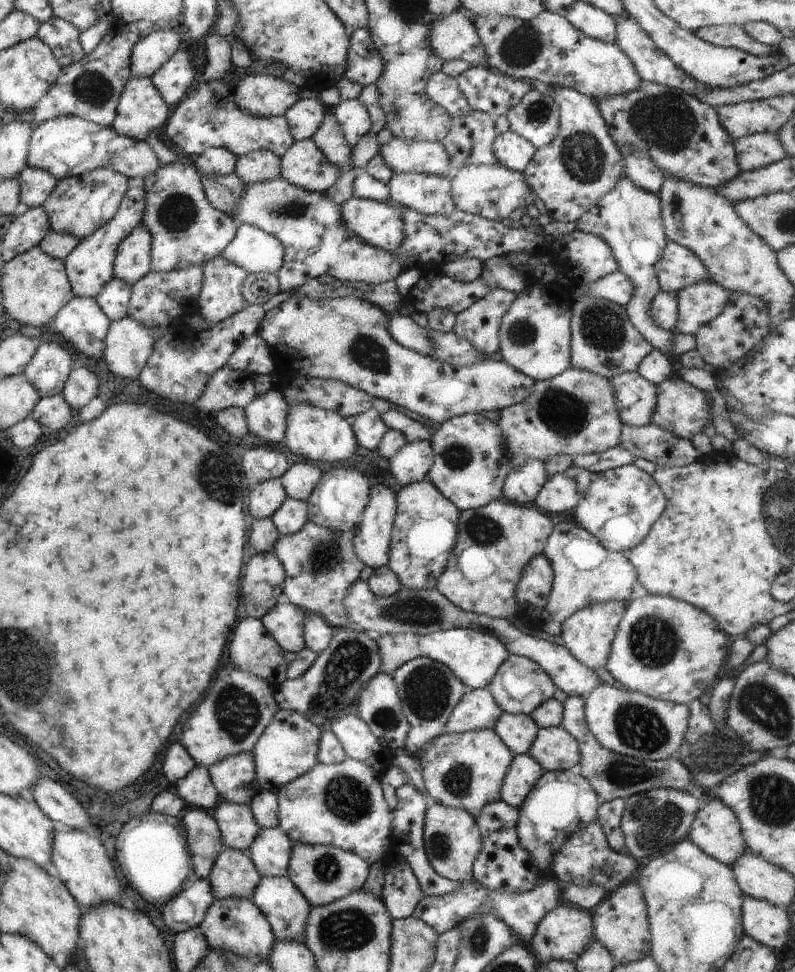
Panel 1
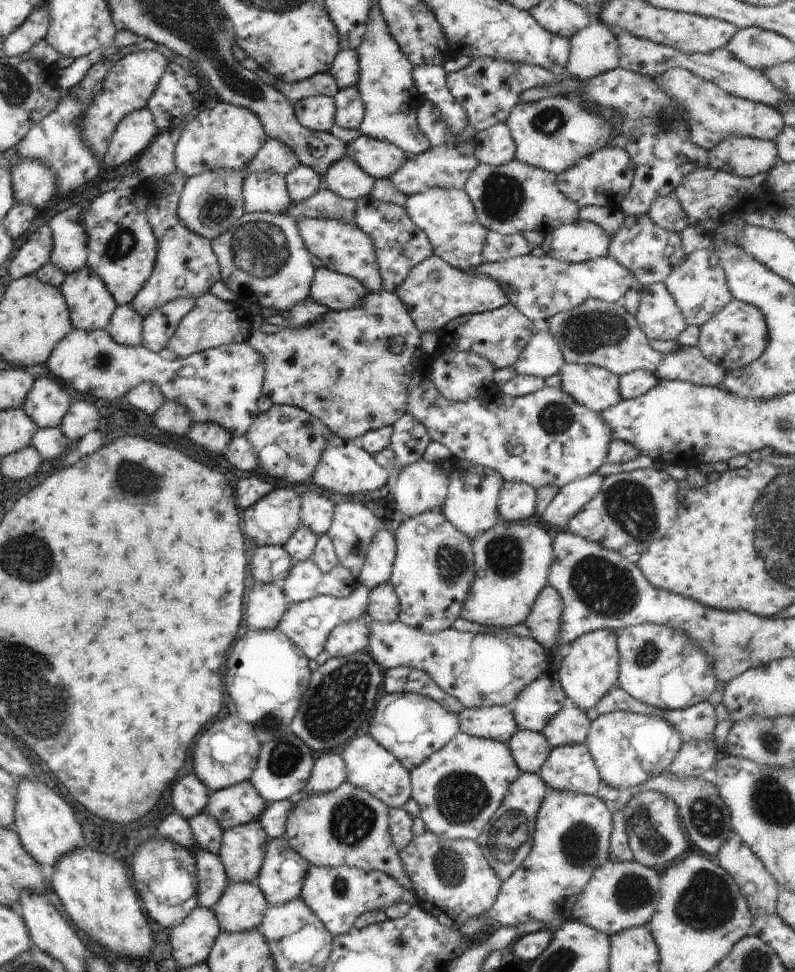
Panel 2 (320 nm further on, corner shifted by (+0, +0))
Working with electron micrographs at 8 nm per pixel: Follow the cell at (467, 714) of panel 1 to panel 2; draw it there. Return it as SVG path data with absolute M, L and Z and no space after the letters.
M509 707L461 709L457 715L460 732L472 737L505 743L518 730Z

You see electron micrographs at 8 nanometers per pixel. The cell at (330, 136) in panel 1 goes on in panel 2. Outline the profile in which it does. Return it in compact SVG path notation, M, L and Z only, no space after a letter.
M343 156L330 164L322 176L322 184L338 197L356 201L358 198L369 196L374 179L353 164L352 160Z

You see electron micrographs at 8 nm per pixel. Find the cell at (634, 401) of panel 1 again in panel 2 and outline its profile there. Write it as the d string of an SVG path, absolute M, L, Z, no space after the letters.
M563 363L559 367L558 387L577 404L599 413L620 400L619 377L595 365Z

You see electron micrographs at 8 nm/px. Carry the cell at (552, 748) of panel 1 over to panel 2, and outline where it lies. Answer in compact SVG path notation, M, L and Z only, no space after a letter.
M584 744L550 749L537 775L553 791L595 795L602 785Z

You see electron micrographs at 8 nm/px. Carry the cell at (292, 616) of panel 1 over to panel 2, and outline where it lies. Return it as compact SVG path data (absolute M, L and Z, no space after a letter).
M357 584L354 591L345 598L336 599L329 595L319 595L298 603L290 603L281 615L277 628L291 641L308 659L315 659L324 650L327 635L339 623L345 623L361 617L366 610L368 588Z

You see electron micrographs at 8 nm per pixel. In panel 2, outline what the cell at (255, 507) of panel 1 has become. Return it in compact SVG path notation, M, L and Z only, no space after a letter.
M287 487L274 488L271 492L263 495L255 504L239 512L241 522L243 522L243 534L257 547L265 545L282 547L300 525L299 509L300 500L292 489Z

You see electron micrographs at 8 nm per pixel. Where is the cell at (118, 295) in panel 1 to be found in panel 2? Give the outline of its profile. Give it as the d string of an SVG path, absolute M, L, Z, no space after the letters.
M129 305L115 307L104 331L121 346L137 347L141 342L142 318Z

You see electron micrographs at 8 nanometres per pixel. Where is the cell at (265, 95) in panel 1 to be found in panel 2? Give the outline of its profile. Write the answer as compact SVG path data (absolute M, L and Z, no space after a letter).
M219 100L213 108L195 112L183 124L174 146L174 165L185 178L213 169L232 170L245 175L249 161L266 140L262 124L249 109Z

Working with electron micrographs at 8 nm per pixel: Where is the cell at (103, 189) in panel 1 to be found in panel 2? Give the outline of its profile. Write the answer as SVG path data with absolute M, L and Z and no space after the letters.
M79 205L55 214L47 226L51 231L52 251L48 262L59 267L66 275L85 266L88 253L86 234L80 221Z

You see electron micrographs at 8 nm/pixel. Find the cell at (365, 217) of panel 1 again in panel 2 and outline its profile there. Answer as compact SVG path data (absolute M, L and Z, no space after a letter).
M303 217L294 219L294 223L304 247L321 262L323 268L357 280L366 293L379 292L381 279L372 240L354 222Z

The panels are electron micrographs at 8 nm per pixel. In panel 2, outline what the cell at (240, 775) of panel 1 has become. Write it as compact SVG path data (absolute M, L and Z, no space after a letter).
M248 780L218 791L210 791L207 795L208 803L204 812L216 820L222 831L257 822L267 804Z

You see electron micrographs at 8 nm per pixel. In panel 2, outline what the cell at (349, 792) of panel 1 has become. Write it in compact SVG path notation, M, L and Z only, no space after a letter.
M345 781L328 793L294 797L292 804L282 836L305 862L316 867L347 865L367 872L384 872L410 890L388 833L389 808L372 794Z

